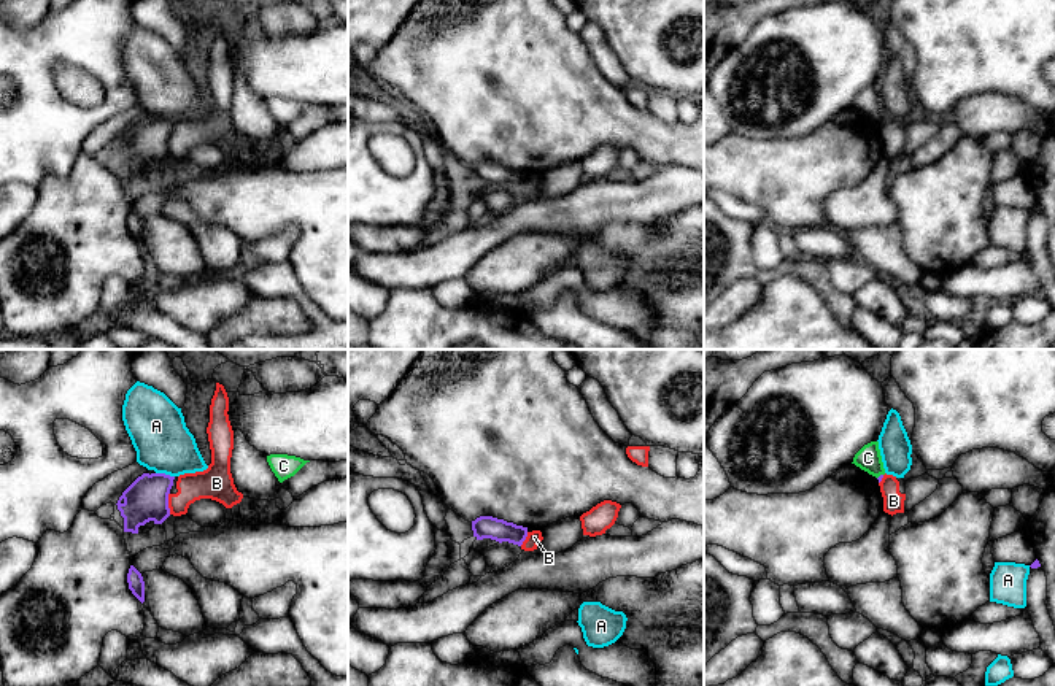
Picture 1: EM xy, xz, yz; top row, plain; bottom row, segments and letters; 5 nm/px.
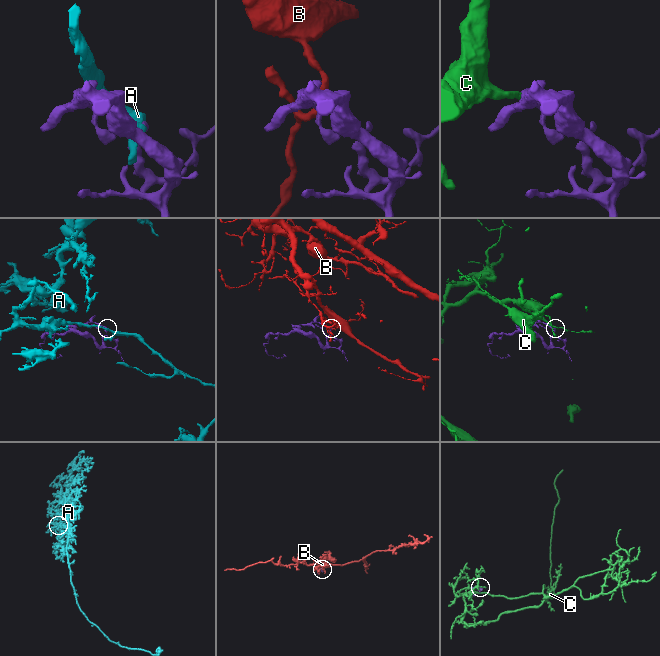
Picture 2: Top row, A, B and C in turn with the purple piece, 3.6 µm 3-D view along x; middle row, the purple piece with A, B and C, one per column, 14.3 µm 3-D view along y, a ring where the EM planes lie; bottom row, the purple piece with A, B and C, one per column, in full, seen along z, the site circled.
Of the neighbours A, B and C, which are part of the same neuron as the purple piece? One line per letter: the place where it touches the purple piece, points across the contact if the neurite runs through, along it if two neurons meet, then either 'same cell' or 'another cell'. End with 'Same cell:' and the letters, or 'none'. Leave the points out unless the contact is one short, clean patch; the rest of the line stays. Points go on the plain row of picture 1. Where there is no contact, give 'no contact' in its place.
A: xy (164, 118) | another cell
B: xy (167, 148) | along xy (169, 137), (170, 158) | another cell
C: yz (879, 121) | another cell
Same cell: none

